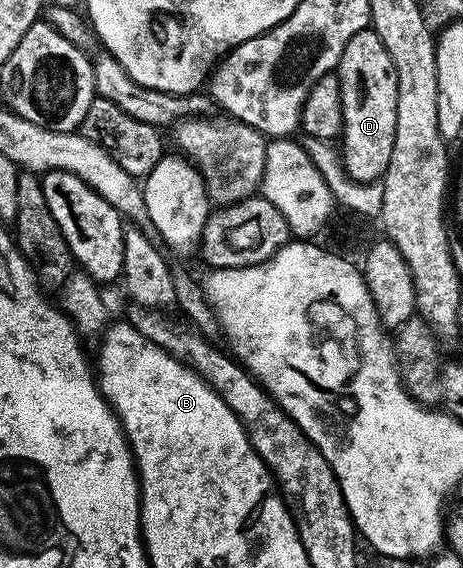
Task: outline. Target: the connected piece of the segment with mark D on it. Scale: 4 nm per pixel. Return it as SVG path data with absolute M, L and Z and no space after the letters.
M364 27L361 31L357 31L357 35L353 35L353 39L349 39L349 43L345 43L345 51L341 51L341 59L339 60L338 67L339 82L341 83L341 99L342 99L342 119L343 119L343 132L341 134L341 142L345 149L342 147L341 160L351 161L351 170L347 175L355 181L361 183L372 183L380 180L383 174L386 173L387 167L392 159L393 142L396 138L396 125L397 125L397 69L393 64L393 59L389 56L389 51L385 51L385 43L381 43L381 39L377 39L375 30L370 27Z

